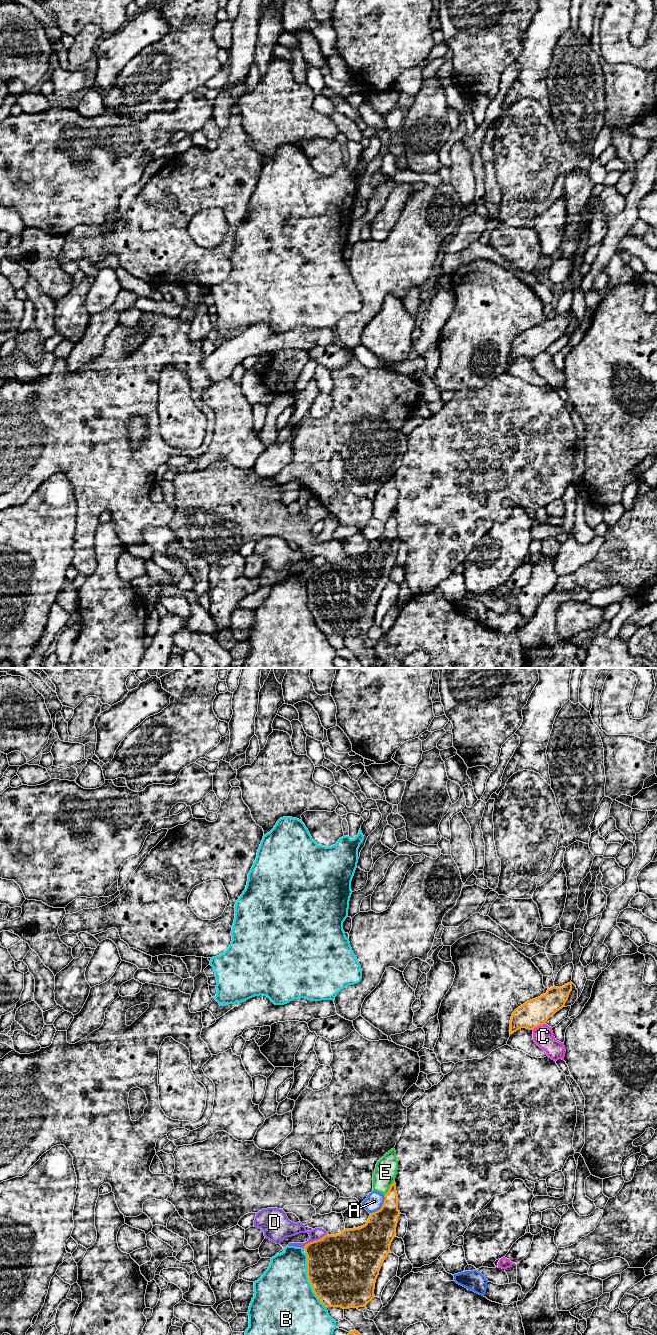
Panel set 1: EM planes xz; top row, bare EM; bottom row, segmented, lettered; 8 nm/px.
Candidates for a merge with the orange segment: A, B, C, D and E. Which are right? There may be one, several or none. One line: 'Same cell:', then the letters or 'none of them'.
Same cell: none of them

